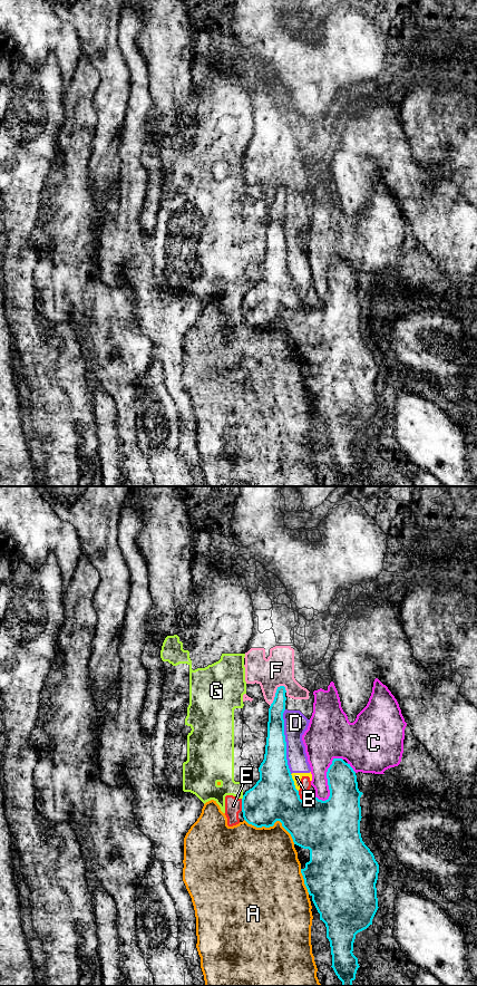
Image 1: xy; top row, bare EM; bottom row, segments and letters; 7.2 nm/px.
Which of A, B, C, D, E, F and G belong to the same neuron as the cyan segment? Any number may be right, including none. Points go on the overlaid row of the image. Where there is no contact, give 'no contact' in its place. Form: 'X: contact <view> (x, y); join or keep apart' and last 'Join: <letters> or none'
A: contact xy (273, 824); keep apart
B: contact xy (293, 783); keep apart
C: contact xy (328, 780); keep apart
D: contact xy (285, 742); keep apart
E: contact xy (299, 796); keep apart
F: contact xy (275, 695); keep apart
G: contact xy (243, 798); keep apart
Join: none

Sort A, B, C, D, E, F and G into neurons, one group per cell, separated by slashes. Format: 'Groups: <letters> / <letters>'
Groups: A / B D E F / C / G

